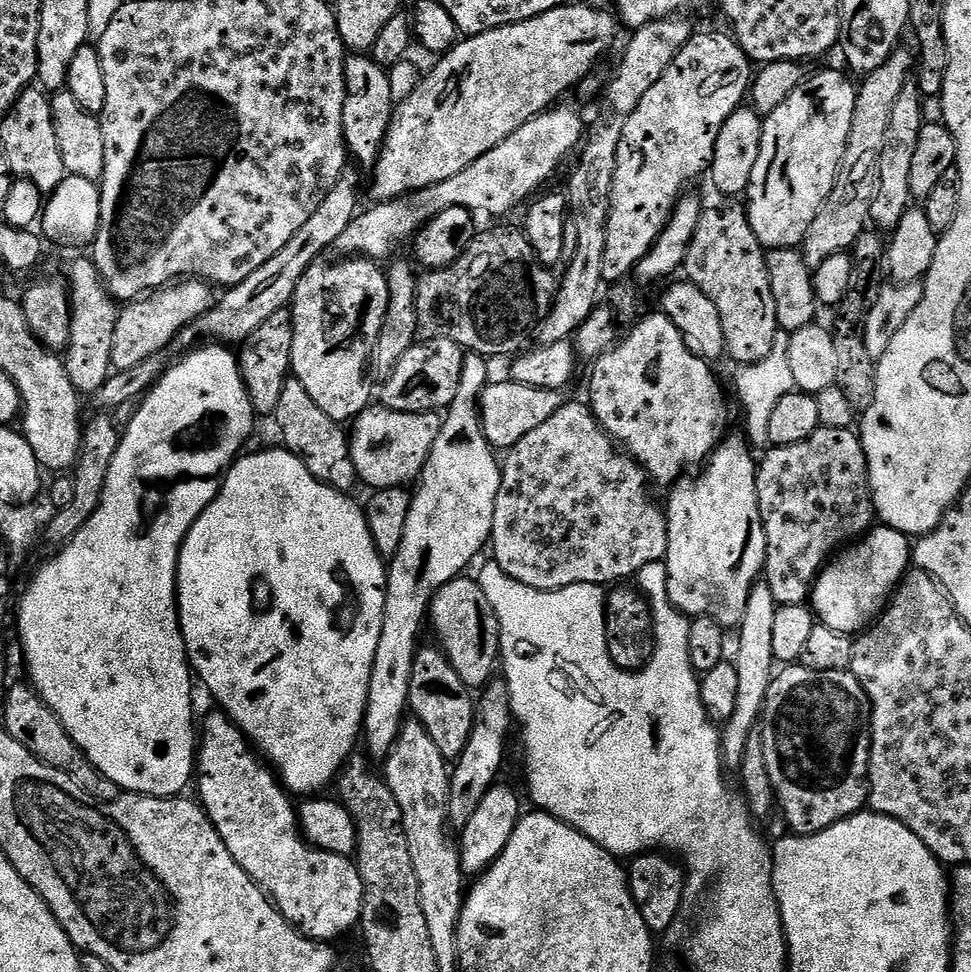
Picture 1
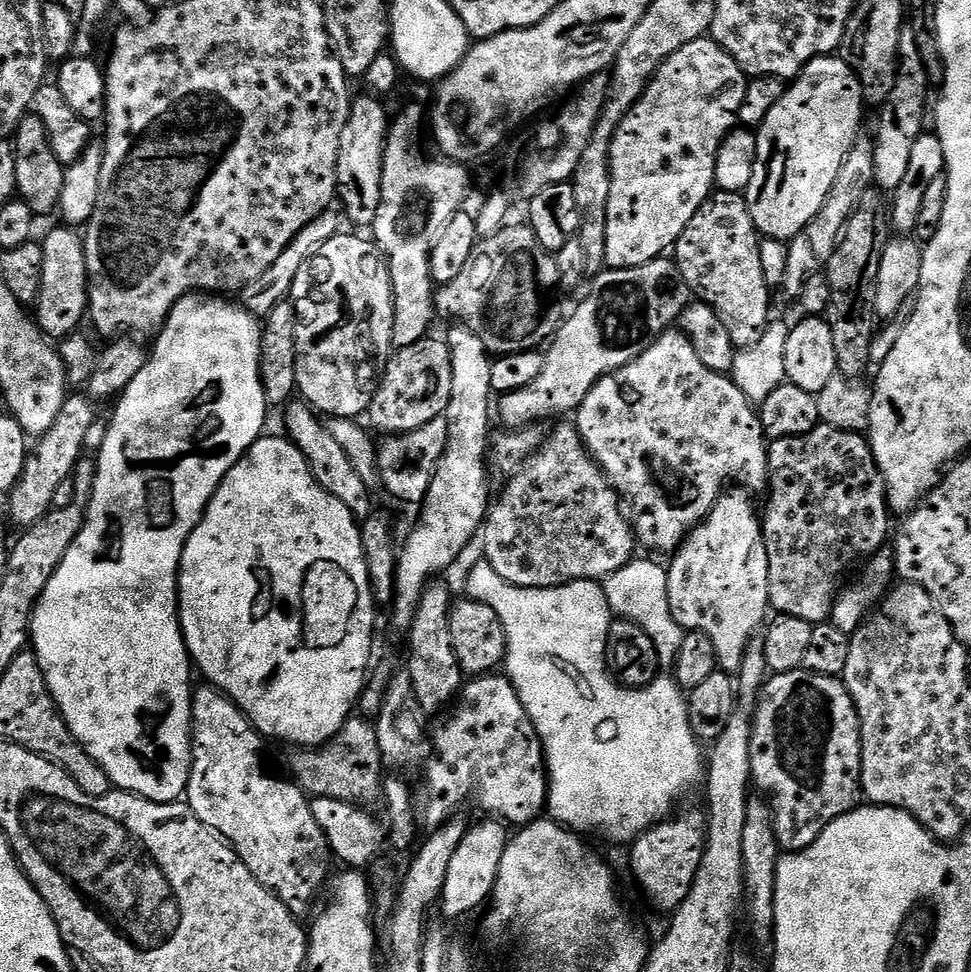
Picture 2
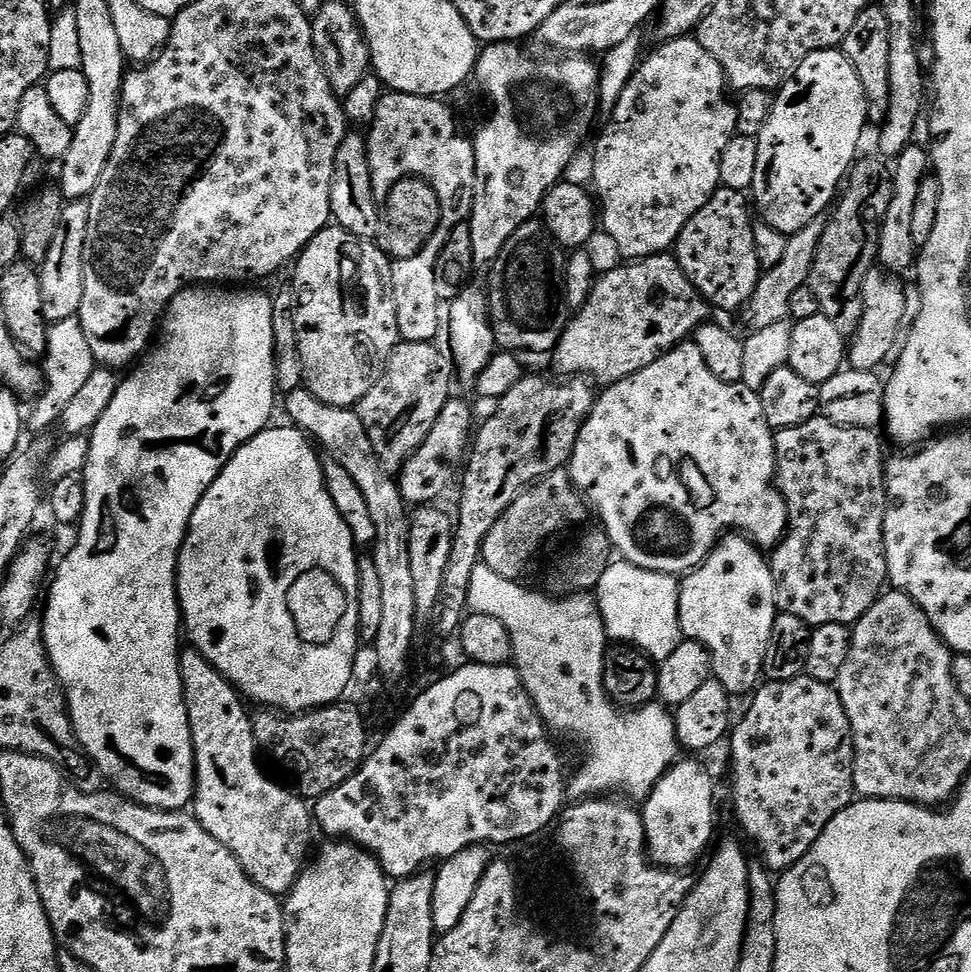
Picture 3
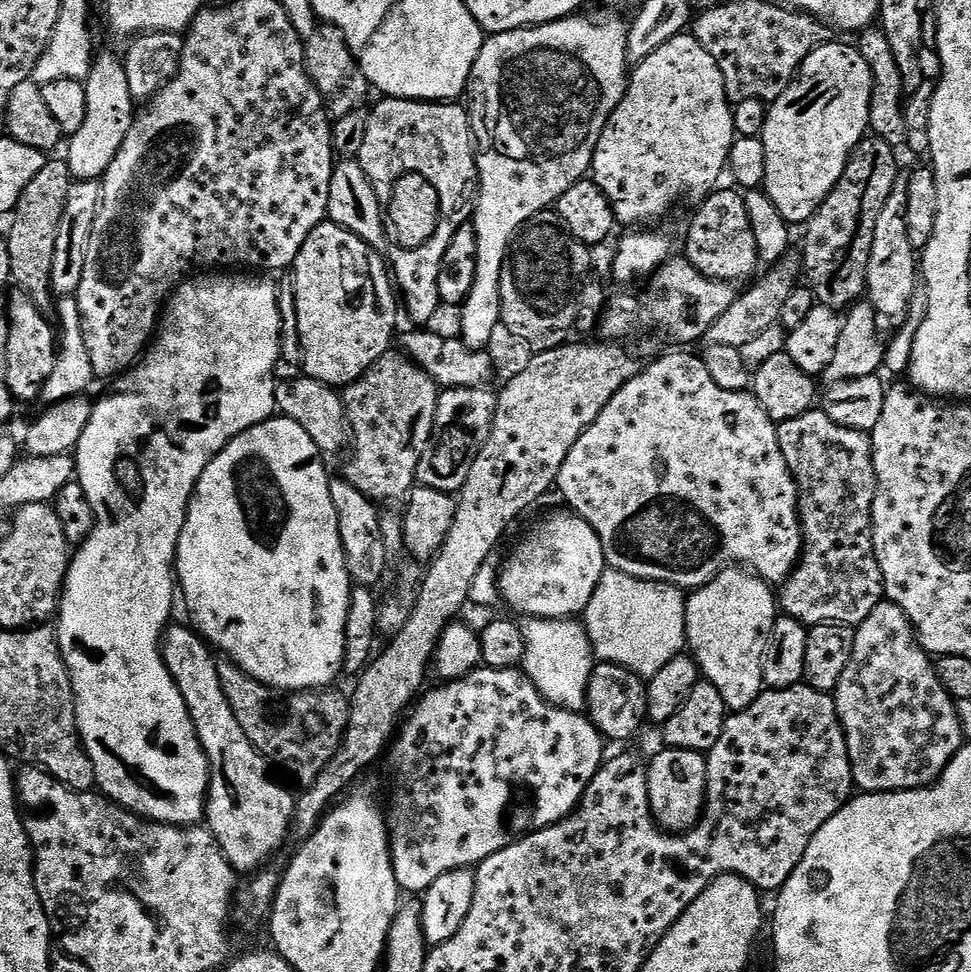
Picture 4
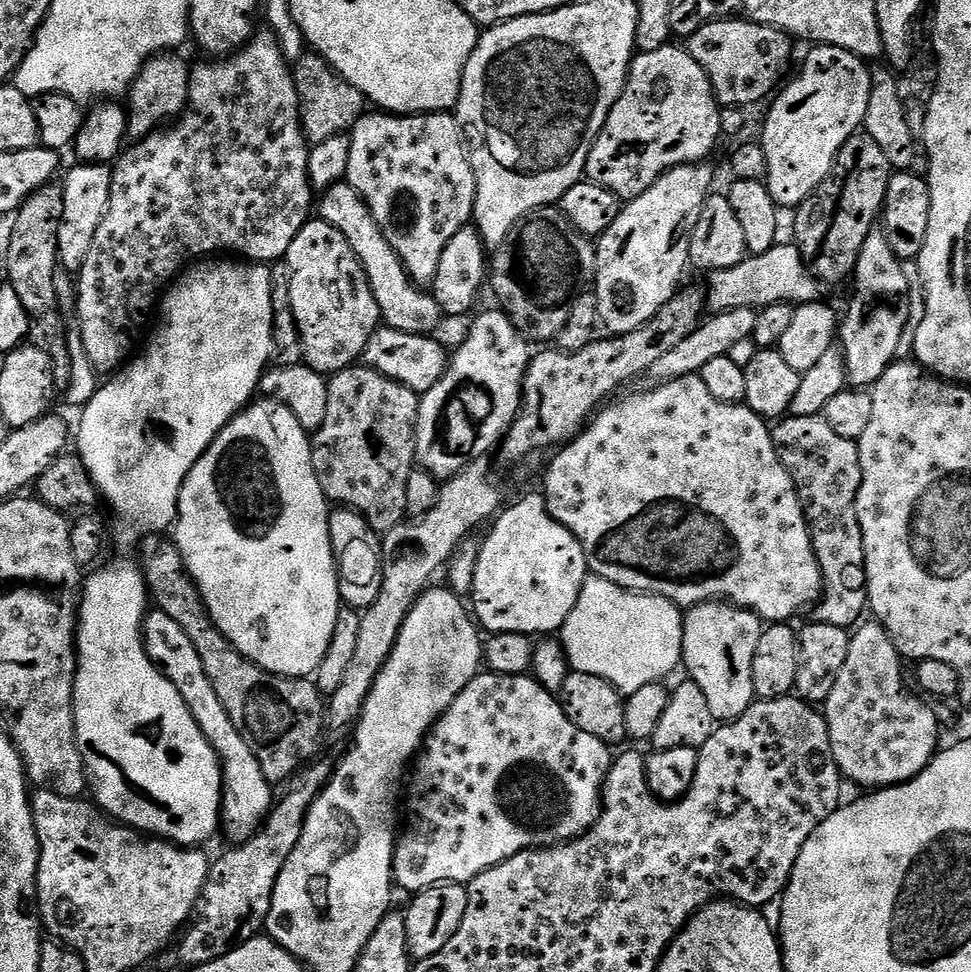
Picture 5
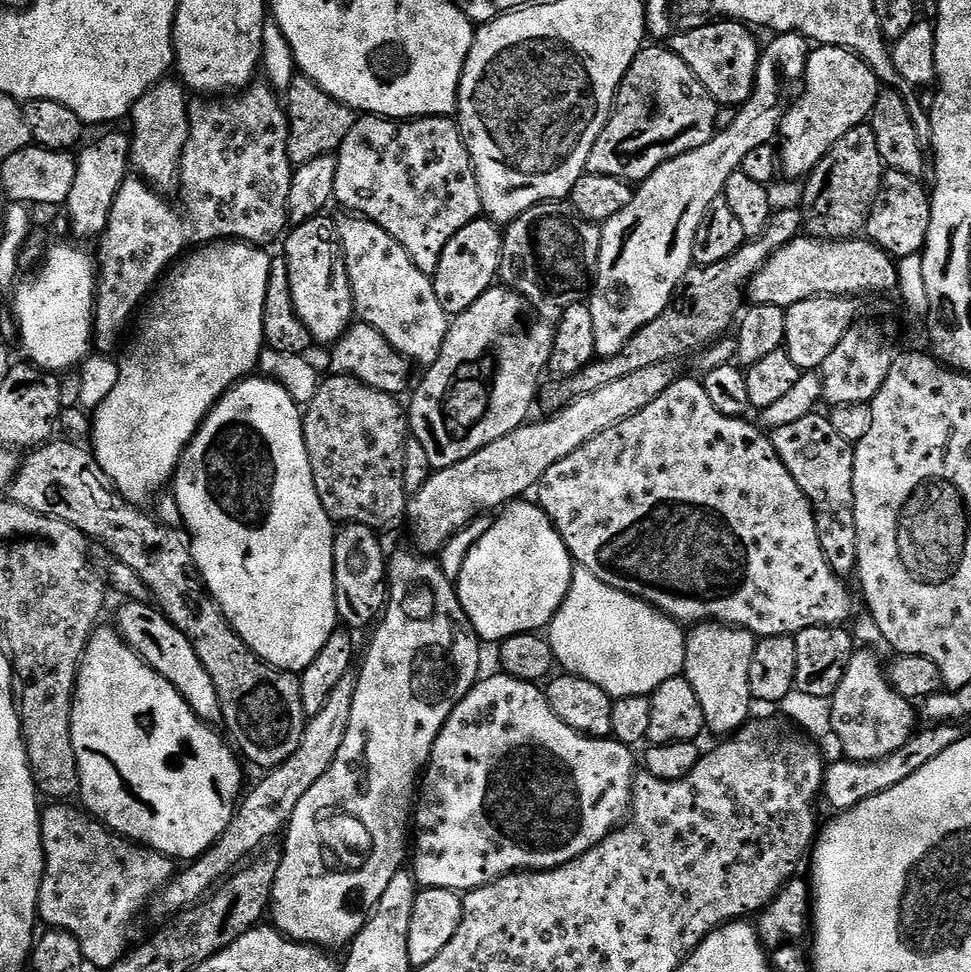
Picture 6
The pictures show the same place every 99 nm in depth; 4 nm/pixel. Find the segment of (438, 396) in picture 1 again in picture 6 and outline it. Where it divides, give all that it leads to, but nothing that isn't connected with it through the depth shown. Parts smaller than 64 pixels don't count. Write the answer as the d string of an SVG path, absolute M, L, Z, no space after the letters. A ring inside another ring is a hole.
M352 376L329 377L321 379L314 398L302 412L314 490L334 522L361 524L384 534L387 528L403 525L408 515L410 494L402 482L404 447L410 439L405 405Z

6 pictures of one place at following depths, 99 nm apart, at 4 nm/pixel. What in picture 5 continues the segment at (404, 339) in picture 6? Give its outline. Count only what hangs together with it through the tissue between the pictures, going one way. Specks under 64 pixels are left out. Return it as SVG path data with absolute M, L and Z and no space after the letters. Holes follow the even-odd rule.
M346 182L333 185L323 193L324 201L319 201L318 216L330 226L334 226L350 242L354 254L364 267L366 278L370 282L370 290L374 294L374 302L378 302L381 321L394 330L402 330L406 334L427 336L435 333L435 328L442 321L440 307L425 289L418 287L408 279L408 272L398 258L396 251L391 248L384 237L384 229L374 222L372 211L368 204Z

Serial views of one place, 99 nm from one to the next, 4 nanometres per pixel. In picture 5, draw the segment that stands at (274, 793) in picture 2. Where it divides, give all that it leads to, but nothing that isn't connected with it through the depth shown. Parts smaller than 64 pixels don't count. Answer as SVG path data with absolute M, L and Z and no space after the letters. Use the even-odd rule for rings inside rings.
M149 611L144 617L144 648L163 676L176 687L178 694L182 694L182 702L186 702L194 722L198 722L198 730L202 730L206 742L210 742L216 751L224 773L224 794L220 798L222 832L232 839L233 845L245 844L259 832L260 825L274 807L273 785L262 774L262 766L258 766L254 750L246 746L246 738L238 734L238 726L234 726L230 714L226 714L226 706L222 706L214 685L210 678L206 678L206 670L202 666L202 658L198 658L198 650L194 650L194 642L186 638L178 622L162 611Z

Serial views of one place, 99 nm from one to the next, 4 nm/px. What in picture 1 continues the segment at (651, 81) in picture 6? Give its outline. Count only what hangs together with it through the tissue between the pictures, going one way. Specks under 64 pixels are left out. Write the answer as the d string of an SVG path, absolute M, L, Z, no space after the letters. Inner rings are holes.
M704 32L693 35L674 62L650 86L638 110L630 114L618 146L618 170L606 230L605 281L620 282L635 273L636 264L654 246L676 201L691 180L709 171L720 128L745 103L754 79L754 65L731 35Z

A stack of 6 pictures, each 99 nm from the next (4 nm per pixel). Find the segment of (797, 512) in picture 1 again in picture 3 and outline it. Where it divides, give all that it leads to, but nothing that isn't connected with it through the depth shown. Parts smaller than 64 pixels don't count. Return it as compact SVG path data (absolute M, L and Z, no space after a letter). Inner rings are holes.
M818 414L813 420L802 422L798 426L779 429L775 433L776 486L786 502L786 510L788 511L787 533L770 552L770 563L776 587L776 607L780 612L794 614L794 618L802 618L802 622L806 622L812 628L827 624L855 625L856 621L862 618L862 614L866 614L866 610L870 610L870 606L874 606L874 602L882 595L888 584L886 546L884 545L884 519L888 505L888 489L884 478L886 451L884 452L884 444L880 441L880 434L875 428L838 426L827 420L822 414Z

